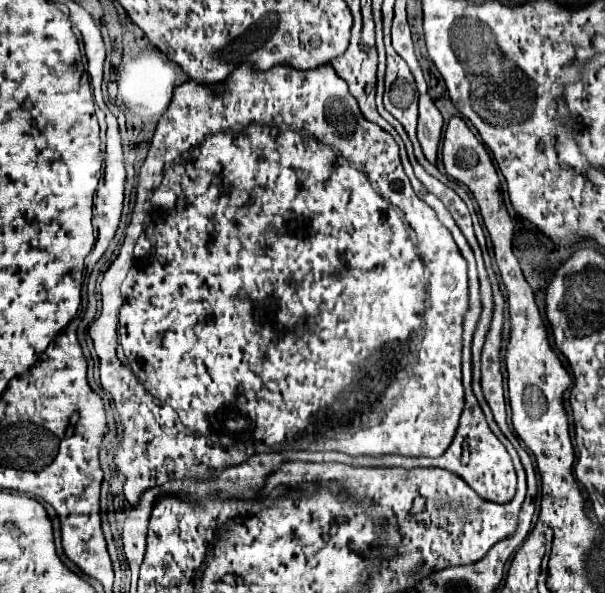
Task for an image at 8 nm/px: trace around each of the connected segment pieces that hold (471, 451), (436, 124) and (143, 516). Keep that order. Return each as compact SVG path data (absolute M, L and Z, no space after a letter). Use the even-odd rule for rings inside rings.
M471 427L471 435L467 431L457 431L451 447L439 457L439 459L409 459L405 457L405 467L441 467L455 475L459 475L467 485L471 485L483 499L495 501L495 503L507 503L511 501L511 495L515 495L515 469L511 463L511 457L503 443L495 435L479 435L475 427ZM467 457L467 463L463 461Z
M425 93L419 95L419 123L417 123L417 139L421 143L421 149L429 163L437 161L437 149L441 139L441 127L443 117L439 109L435 107L433 99Z
M155 489L145 491L139 507L129 509L129 515L123 525L123 545L125 545L125 555L131 567L131 573L139 573L143 555L145 555L145 539L147 539L147 527L149 527L149 517L155 501L159 499L159 493Z

